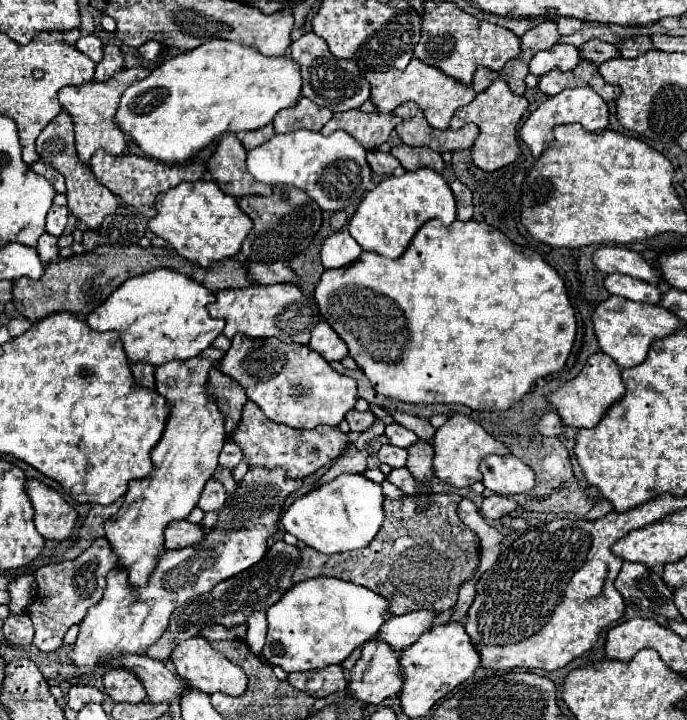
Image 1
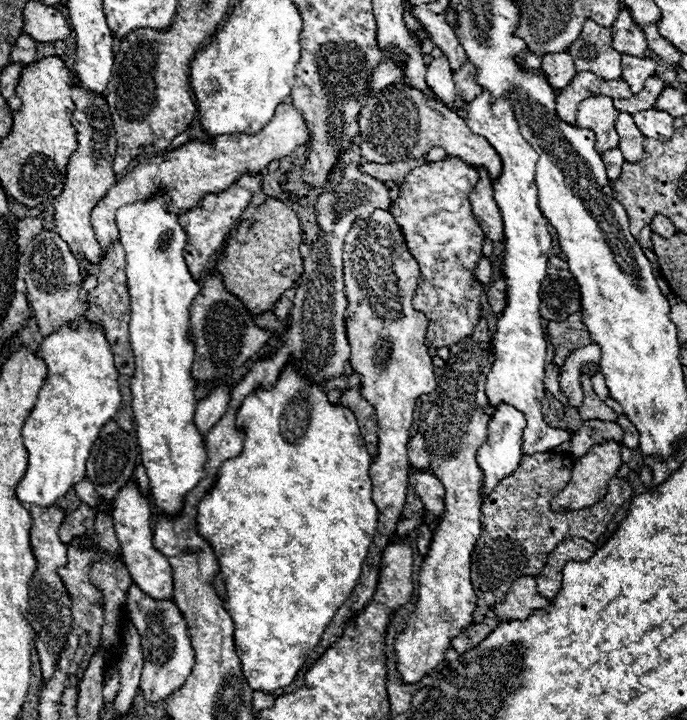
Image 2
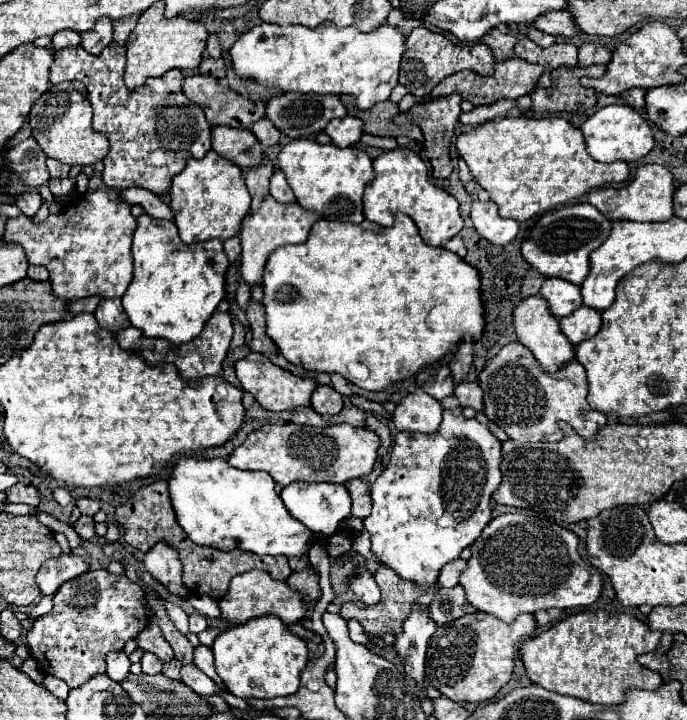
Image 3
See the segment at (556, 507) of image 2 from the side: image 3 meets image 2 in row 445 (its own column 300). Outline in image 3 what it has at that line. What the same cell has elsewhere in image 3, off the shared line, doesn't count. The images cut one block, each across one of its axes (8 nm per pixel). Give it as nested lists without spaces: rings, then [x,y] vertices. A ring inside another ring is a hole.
[[[250,570],[250,572],[234,576],[232,582],[230,582],[228,594],[218,600],[218,606],[220,606],[220,612],[222,612],[220,618],[226,624],[232,624],[232,626],[244,624],[250,618],[258,618],[258,616],[264,616],[264,614],[274,614],[288,626],[288,624],[302,620],[304,612],[306,612],[306,606],[302,604],[302,596],[296,590],[288,588],[286,582],[272,580],[270,574],[264,572],[264,570]]]

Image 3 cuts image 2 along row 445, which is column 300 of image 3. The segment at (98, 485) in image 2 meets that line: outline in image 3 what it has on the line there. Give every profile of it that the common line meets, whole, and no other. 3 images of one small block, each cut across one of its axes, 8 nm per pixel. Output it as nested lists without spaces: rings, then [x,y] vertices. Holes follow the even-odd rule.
[[[286,92],[282,96],[272,98],[266,104],[266,118],[274,122],[274,126],[292,136],[292,138],[306,138],[310,134],[318,134],[326,128],[326,124],[334,118],[344,118],[346,108],[342,106],[338,96],[318,96],[318,94],[300,94],[300,92]]]

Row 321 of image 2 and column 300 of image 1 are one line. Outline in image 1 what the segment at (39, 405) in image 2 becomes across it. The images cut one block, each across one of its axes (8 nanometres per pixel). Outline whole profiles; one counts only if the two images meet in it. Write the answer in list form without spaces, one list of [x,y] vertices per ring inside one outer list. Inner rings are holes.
[[[212,38],[196,50],[172,56],[162,66],[152,70],[148,78],[138,80],[126,88],[114,114],[114,124],[126,136],[130,136],[146,156],[164,164],[184,164],[192,160],[200,150],[208,148],[220,134],[248,132],[272,122],[278,110],[296,104],[300,86],[300,68],[294,60],[268,58],[256,52],[256,48]]]

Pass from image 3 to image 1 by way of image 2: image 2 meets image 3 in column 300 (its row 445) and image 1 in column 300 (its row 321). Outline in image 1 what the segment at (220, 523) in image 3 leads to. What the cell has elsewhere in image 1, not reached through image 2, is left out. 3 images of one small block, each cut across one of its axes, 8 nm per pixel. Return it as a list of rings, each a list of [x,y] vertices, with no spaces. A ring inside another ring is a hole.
[[[342,474],[336,480],[324,484],[324,488],[312,490],[284,512],[282,526],[294,534],[302,544],[316,548],[324,554],[348,552],[366,548],[384,522],[384,492],[382,486],[368,480],[364,474]]]

